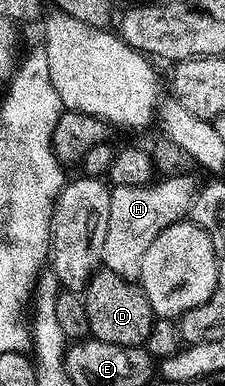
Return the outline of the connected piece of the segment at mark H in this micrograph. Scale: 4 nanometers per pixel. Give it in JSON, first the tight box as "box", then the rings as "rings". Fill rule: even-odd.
{"box":[102,175,198,282],"rings":[[[192,175],[165,177],[142,187],[115,186],[110,195],[110,227],[106,230],[106,244],[102,247],[103,268],[114,271],[114,275],[122,275],[126,281],[139,282],[142,259],[150,243],[154,243],[166,227],[189,216],[198,192],[194,178]]]}

